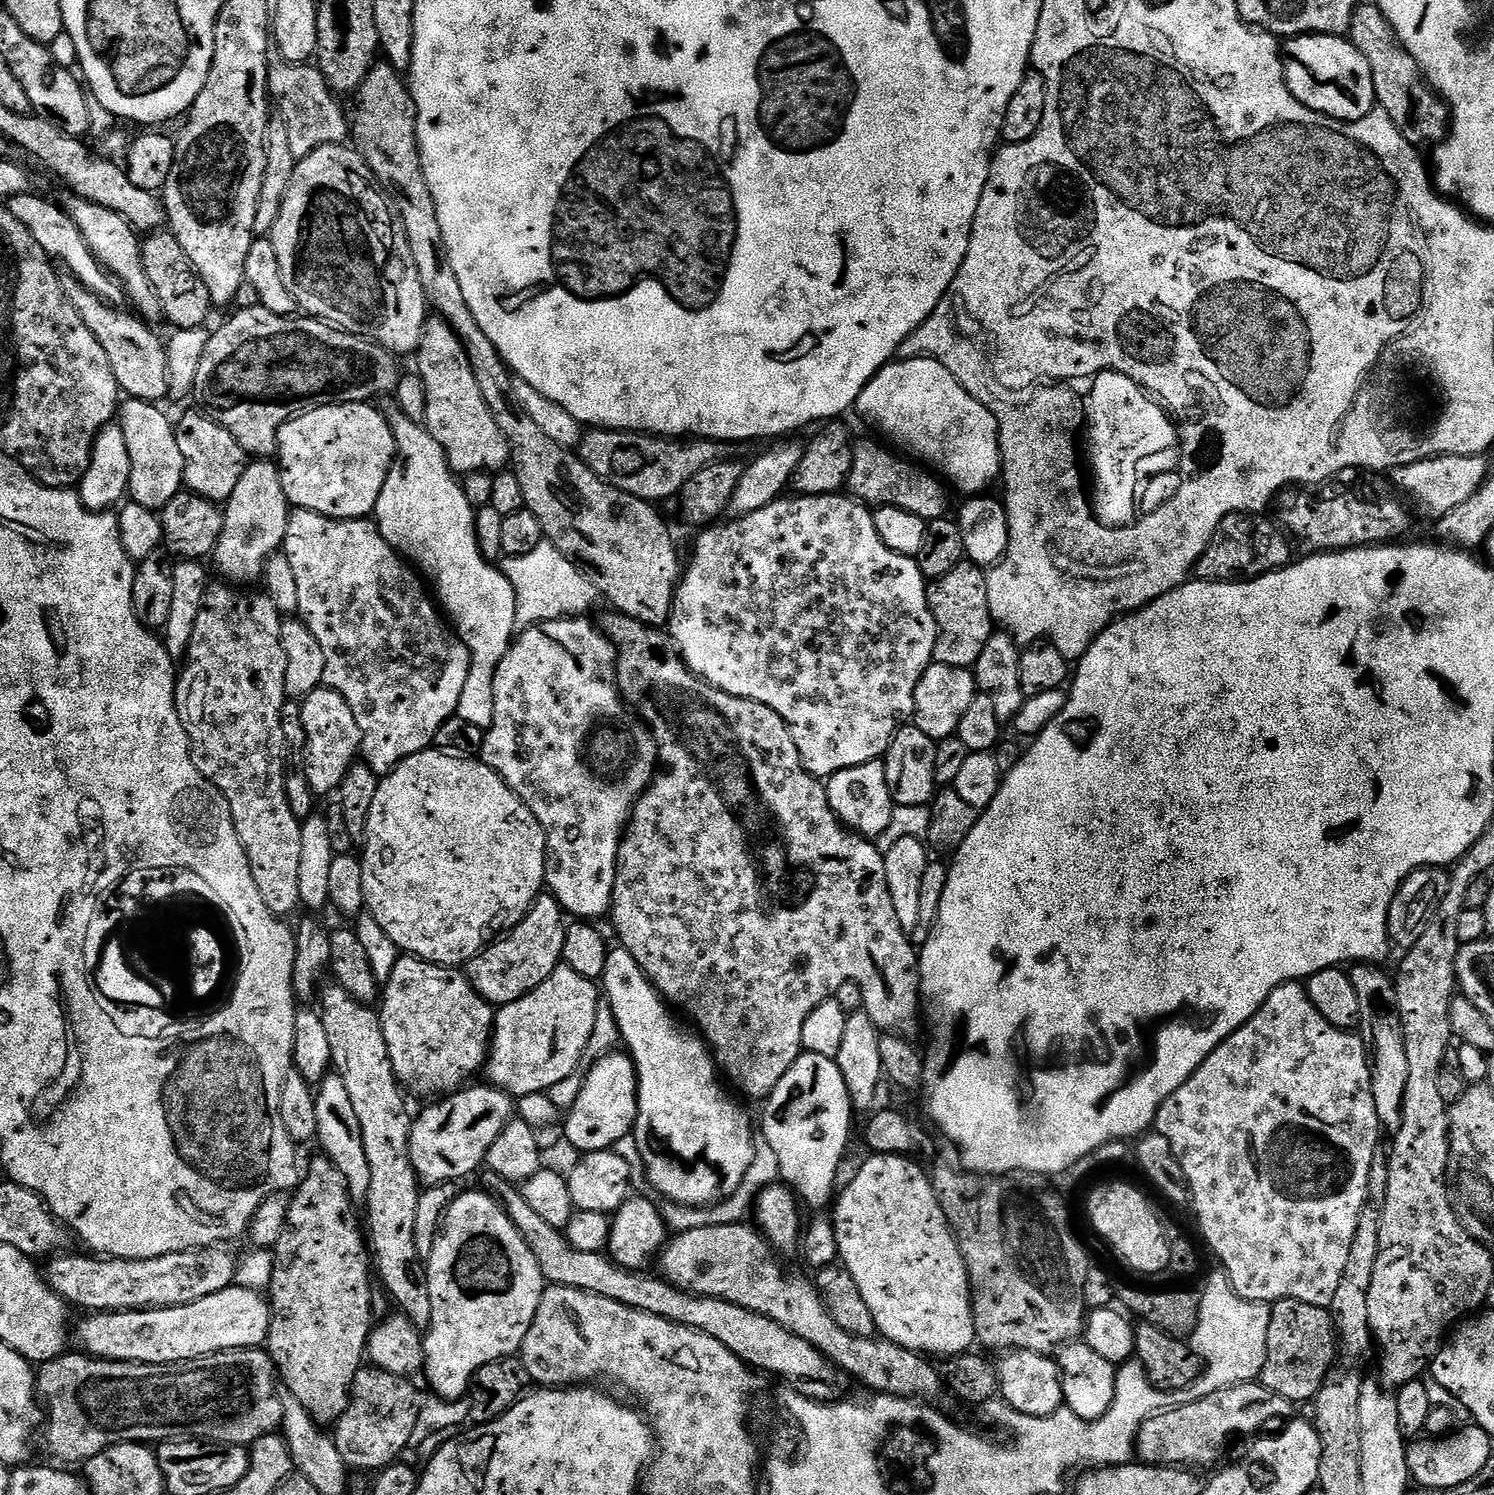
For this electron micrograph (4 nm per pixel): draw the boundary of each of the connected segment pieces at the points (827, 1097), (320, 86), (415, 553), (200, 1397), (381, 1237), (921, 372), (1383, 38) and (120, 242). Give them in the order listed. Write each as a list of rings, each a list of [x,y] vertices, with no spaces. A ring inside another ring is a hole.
[[[803,1051],[765,1104],[760,1132],[776,1152],[780,1178],[810,1205],[822,1208],[830,1204],[838,1184],[839,1166],[849,1151],[854,1117],[852,1096],[841,1068],[833,1057]]]
[[[273,49],[268,56],[269,91],[278,94],[282,116],[286,120],[286,143],[297,160],[309,156],[313,150],[324,145],[347,143],[352,126],[328,85],[328,80],[317,65],[290,63],[279,49]]]
[[[401,410],[391,413],[390,422],[396,435],[396,462],[392,472],[388,475],[386,486],[376,503],[374,513],[380,531],[392,543],[392,547],[399,550],[405,557],[412,556],[411,563],[421,573],[428,572],[427,579],[434,585],[435,595],[460,637],[466,641],[472,652],[472,669],[470,678],[466,680],[466,690],[460,699],[459,716],[466,718],[466,722],[474,722],[474,726],[491,729],[498,720],[496,698],[496,672],[512,649],[514,637],[518,632],[516,615],[516,588],[508,575],[499,567],[496,568],[491,559],[485,556],[480,548],[480,538],[476,533],[477,509],[471,500],[465,485],[458,481],[457,473],[448,464],[448,456],[438,441],[428,433],[423,423],[411,420]]]
[[[235,1348],[225,1352],[215,1352],[209,1356],[199,1356],[193,1360],[183,1360],[177,1364],[167,1366],[145,1366],[138,1362],[126,1362],[125,1360],[102,1360],[91,1354],[81,1354],[79,1351],[69,1351],[63,1356],[49,1360],[38,1372],[38,1392],[46,1405],[46,1427],[42,1436],[48,1439],[48,1448],[60,1461],[68,1466],[83,1465],[85,1460],[102,1454],[115,1444],[142,1444],[145,1442],[171,1442],[185,1438],[199,1438],[217,1444],[242,1444],[251,1446],[258,1438],[273,1435],[284,1422],[284,1401],[281,1393],[276,1393],[276,1382],[278,1386],[278,1367],[273,1360],[272,1353],[259,1348]]]
[[[332,982],[326,988],[322,992],[322,1015],[326,1032],[330,1034],[332,1059],[344,1077],[346,1088],[350,1090],[354,1110],[358,1110],[362,1140],[370,1162],[372,1181],[366,1197],[366,1228],[374,1253],[374,1268],[379,1281],[381,1278],[396,1299],[400,1307],[397,1309],[408,1316],[416,1328],[427,1330],[432,1326],[430,1286],[426,1264],[418,1254],[418,1242],[414,1238],[418,1198],[422,1191],[422,1181],[416,1174],[416,1162],[411,1150],[414,1112],[408,1109],[409,1097],[397,1079],[390,1060],[379,1011],[356,1000],[339,982]]]
[[[919,356],[913,360],[893,359],[877,376],[870,378],[870,382],[856,399],[854,408],[855,411],[860,411],[878,431],[885,432],[897,449],[905,448],[900,450],[909,457],[919,458],[933,469],[941,468],[936,470],[943,473],[954,488],[956,483],[958,491],[968,492],[964,494],[987,493],[991,489],[988,487],[995,480],[997,483],[1001,479],[1000,421],[996,419],[996,414],[989,405],[983,404],[977,396],[972,396],[964,389],[960,379],[941,360],[934,360],[930,356]]]
[[[1361,2],[1352,19],[1350,39],[1370,62],[1376,86],[1376,104],[1417,146],[1436,146],[1450,131],[1450,105],[1430,83],[1419,61],[1411,56],[1379,3]]]
[[[72,198],[72,201],[66,204],[66,211],[71,216],[72,221],[80,227],[80,232],[83,233],[84,240],[91,246],[92,252],[95,253],[97,259],[107,265],[123,281],[127,291],[128,288],[132,291],[132,296],[136,299],[137,306],[141,308],[139,311],[149,321],[156,320],[159,317],[161,318],[162,305],[160,299],[156,295],[155,289],[152,288],[150,278],[144,269],[142,240],[136,229],[132,227],[130,221],[114,210],[103,208],[97,204],[90,203],[89,200],[79,198]]]

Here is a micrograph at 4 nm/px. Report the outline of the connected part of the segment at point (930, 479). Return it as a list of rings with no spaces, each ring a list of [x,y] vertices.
[[[862,442],[856,444],[855,464],[846,485],[847,491],[857,500],[863,500],[872,506],[885,504],[898,506],[918,514],[923,520],[929,522],[945,519],[949,515],[949,485],[939,475],[929,471],[927,467],[897,454],[891,447],[888,448],[883,448],[880,444],[862,444]]]

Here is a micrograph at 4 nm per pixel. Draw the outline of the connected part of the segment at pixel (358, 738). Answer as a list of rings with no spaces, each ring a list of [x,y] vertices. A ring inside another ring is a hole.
[[[327,686],[315,688],[303,697],[304,732],[308,735],[308,785],[317,797],[335,793],[346,778],[352,765],[357,763],[364,747],[364,731],[355,708],[340,692]]]

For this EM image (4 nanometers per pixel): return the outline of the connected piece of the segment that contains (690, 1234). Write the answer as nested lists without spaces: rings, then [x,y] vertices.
[[[751,1223],[702,1226],[673,1235],[659,1257],[659,1271],[676,1288],[696,1296],[722,1298],[731,1304],[774,1318],[786,1330],[806,1338],[849,1377],[861,1380],[882,1396],[932,1398],[942,1389],[942,1372],[927,1355],[898,1346],[892,1340],[855,1336],[838,1326],[826,1306],[821,1289],[800,1272],[784,1269],[781,1253]]]

